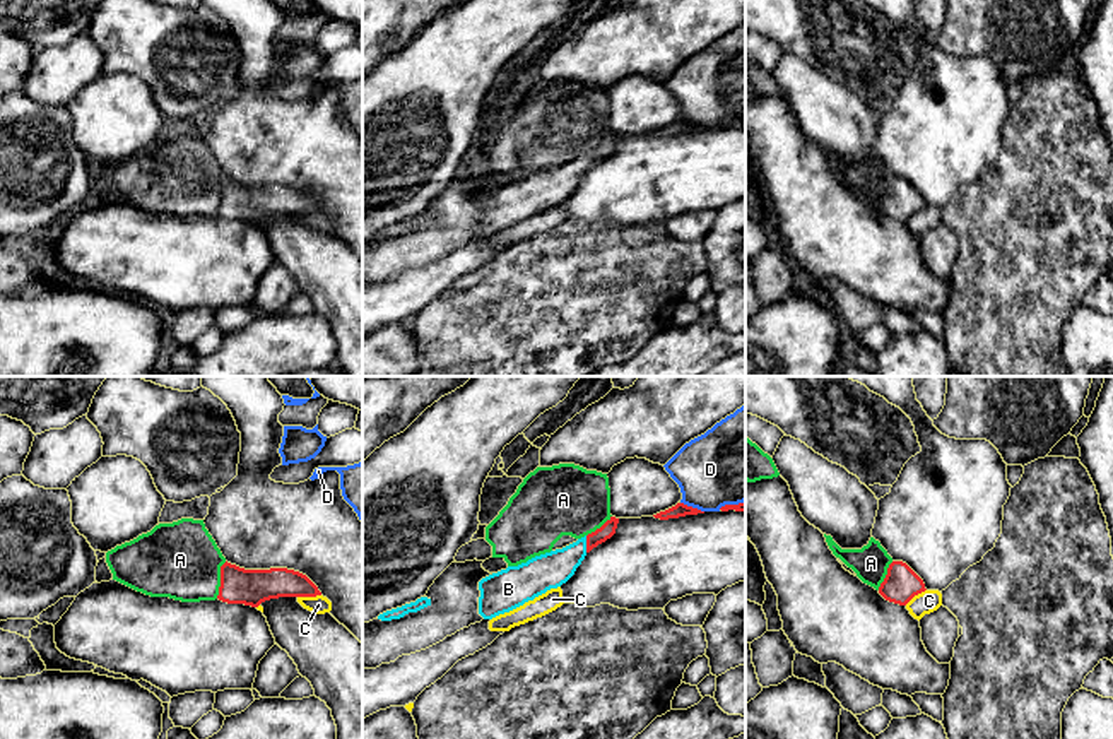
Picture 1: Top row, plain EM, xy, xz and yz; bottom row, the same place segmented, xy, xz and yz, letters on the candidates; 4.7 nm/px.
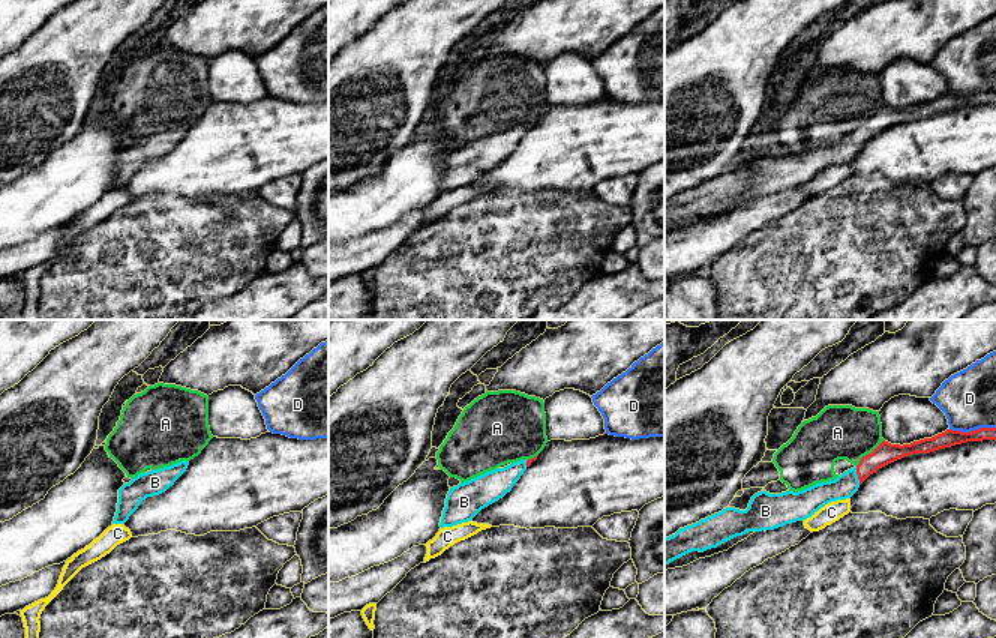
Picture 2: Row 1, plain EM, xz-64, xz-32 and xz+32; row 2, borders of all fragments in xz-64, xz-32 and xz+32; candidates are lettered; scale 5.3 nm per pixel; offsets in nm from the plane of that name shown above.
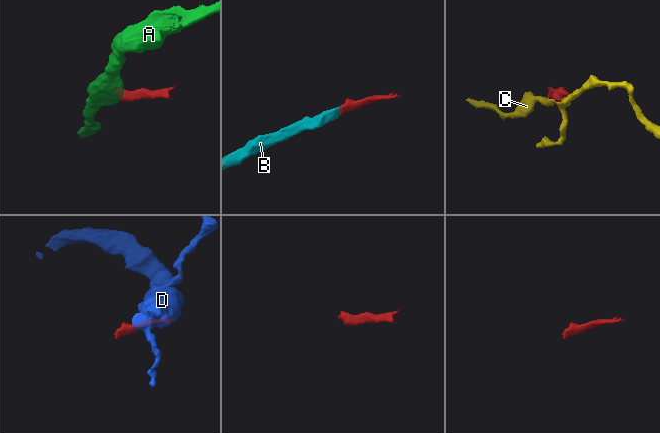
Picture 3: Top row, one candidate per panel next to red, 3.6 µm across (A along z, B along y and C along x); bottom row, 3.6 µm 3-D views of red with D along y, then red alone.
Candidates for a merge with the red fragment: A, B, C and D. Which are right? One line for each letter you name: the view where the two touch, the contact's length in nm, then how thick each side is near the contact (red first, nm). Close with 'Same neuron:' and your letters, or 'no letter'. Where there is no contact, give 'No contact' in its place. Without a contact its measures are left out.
B: Touches red in xz. Shared border 80 nm. Thickness 70 nm (red) against 170 nm
Same neuron: B

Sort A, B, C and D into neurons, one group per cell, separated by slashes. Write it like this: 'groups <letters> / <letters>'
groups A / B / C / D

